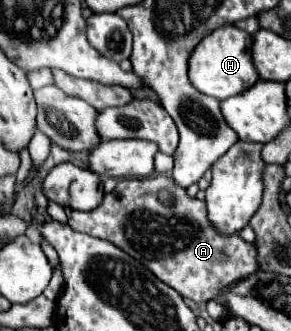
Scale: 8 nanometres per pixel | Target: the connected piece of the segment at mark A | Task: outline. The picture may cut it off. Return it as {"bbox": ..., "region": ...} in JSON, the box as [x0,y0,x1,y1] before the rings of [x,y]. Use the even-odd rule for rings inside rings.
{"bbox":[67,176,257,302],"region":[[[171,176],[121,180],[113,192],[105,194],[99,208],[71,212],[67,224],[73,230],[113,242],[147,266],[161,282],[193,302],[209,302],[217,298],[223,286],[257,270],[255,244],[243,242],[237,234],[233,238],[221,238],[209,226],[209,220],[205,220],[205,202],[191,198]],[[161,188],[167,188],[177,198],[175,208],[167,208],[157,200]]]}

